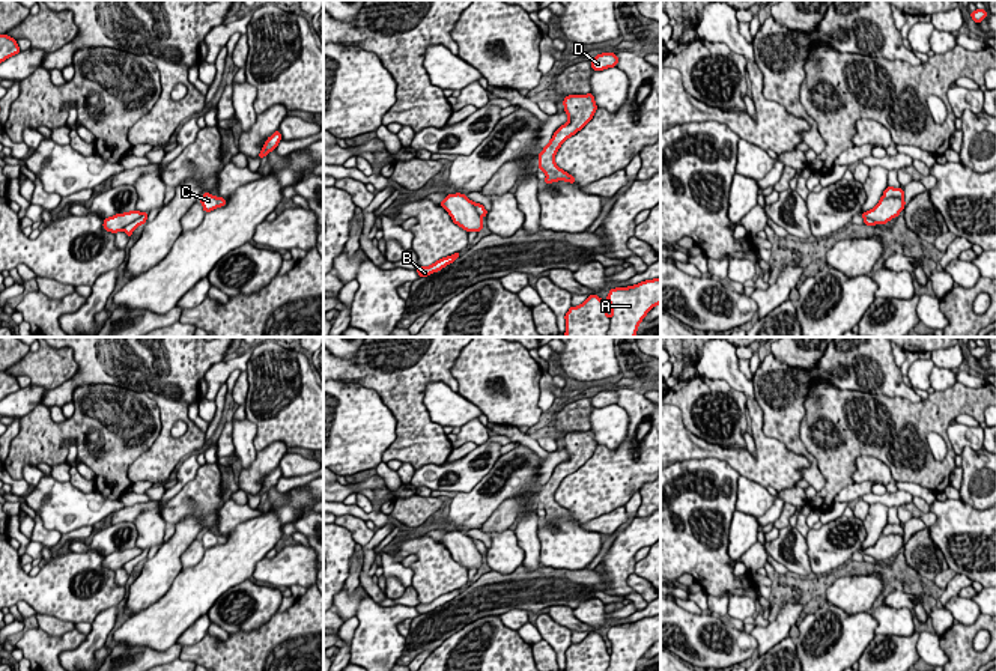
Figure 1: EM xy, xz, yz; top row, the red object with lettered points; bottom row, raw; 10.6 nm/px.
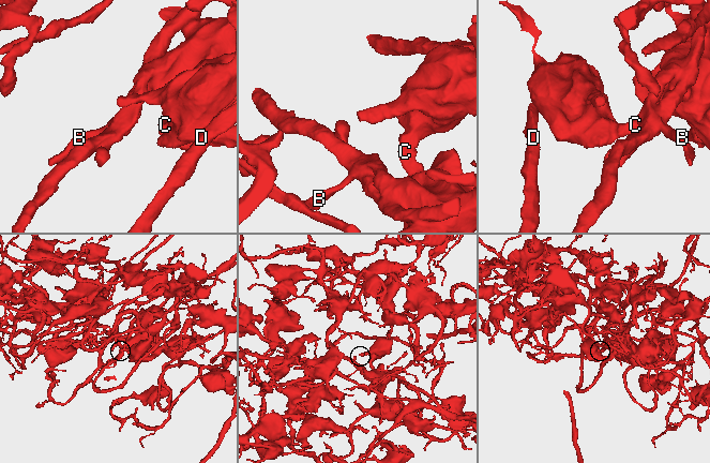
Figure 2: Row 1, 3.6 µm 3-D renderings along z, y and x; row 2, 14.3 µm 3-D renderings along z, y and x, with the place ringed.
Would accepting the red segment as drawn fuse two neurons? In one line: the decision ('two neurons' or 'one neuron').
one neuron

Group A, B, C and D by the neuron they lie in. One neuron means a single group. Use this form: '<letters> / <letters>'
A B C D

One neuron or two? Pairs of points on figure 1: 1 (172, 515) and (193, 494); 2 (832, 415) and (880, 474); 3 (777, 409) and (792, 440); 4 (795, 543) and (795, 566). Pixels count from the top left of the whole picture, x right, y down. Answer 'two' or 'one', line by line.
1: one
2: two
3: one
4: one

